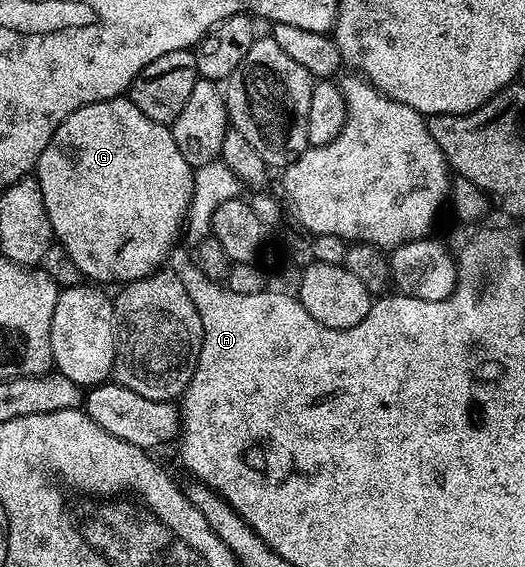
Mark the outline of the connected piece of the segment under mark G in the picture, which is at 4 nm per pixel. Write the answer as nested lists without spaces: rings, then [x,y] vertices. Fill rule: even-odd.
[[[126,95],[113,97],[107,101],[97,101],[72,111],[68,119],[64,119],[64,123],[56,127],[48,147],[44,147],[36,166],[40,191],[44,195],[44,207],[48,211],[50,226],[54,228],[57,244],[63,245],[68,255],[72,255],[76,267],[80,267],[83,278],[94,283],[102,283],[98,281],[118,281],[117,283],[139,281],[140,278],[155,272],[165,262],[162,260],[166,256],[168,258],[171,256],[172,250],[179,244],[180,234],[186,224],[186,213],[190,209],[190,200],[194,194],[194,174],[195,170],[188,163],[188,159],[180,155],[180,147],[176,147],[176,139],[170,133],[169,128],[158,121],[148,119],[148,115],[144,115],[144,111],[140,111],[140,107],[136,107],[136,103],[132,103]]]

